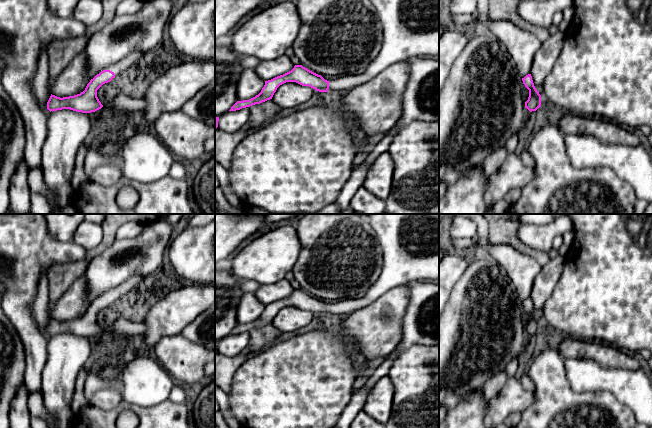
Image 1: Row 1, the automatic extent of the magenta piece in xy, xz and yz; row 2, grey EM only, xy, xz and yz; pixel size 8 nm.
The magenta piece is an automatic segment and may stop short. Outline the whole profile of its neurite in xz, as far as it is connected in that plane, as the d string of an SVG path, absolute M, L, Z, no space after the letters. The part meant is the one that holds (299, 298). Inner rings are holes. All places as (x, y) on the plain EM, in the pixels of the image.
M367 214L366 219L383 249L383 265L379 279L365 293L356 299L336 301L329 306L302 289L295 289L291 295L265 305L258 319L249 324L237 325L229 335L240 334L272 323L277 312L286 306L296 306L319 316L333 318L337 315L349 315L373 303L397 286L422 279L439 279L439 214Z

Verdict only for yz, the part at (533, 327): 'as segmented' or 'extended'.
as segmented

